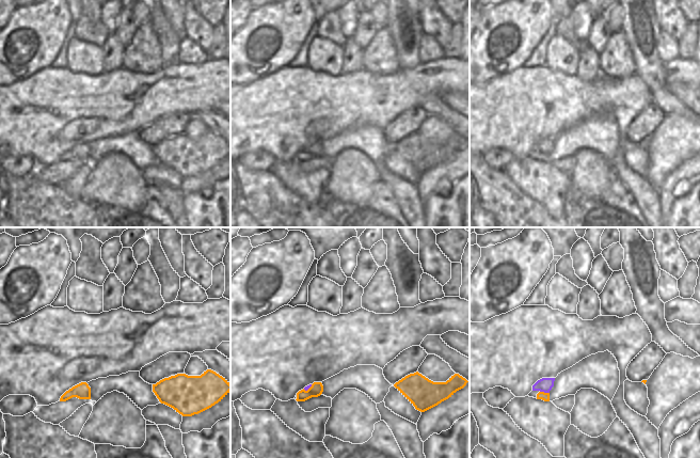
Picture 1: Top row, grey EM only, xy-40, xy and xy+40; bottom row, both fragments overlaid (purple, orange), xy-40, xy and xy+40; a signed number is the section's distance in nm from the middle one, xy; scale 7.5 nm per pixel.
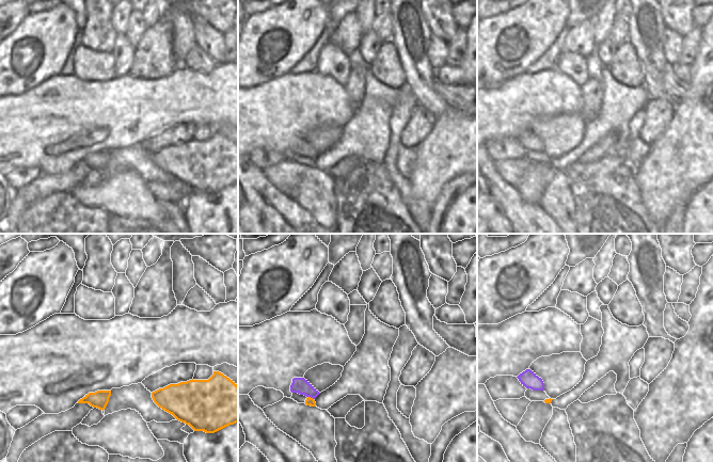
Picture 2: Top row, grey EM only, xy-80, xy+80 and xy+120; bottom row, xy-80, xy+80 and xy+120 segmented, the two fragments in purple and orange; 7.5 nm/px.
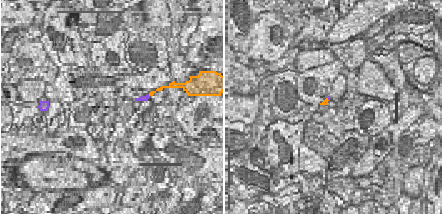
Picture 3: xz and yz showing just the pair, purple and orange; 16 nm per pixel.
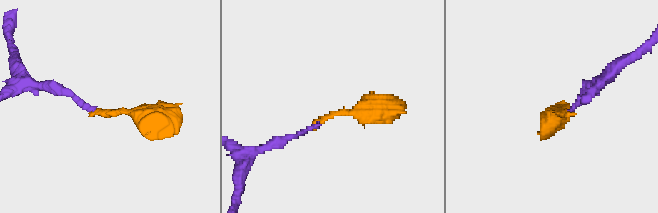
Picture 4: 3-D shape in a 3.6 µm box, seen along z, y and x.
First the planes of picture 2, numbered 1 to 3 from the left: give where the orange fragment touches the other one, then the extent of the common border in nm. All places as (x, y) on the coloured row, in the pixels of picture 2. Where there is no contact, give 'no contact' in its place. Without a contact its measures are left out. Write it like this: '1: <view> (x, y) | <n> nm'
1: no contact
2: xy+80 (311, 397) | 50 nm
3: no contact

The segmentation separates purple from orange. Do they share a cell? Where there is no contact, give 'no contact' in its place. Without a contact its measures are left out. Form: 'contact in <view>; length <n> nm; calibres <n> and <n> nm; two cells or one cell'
contact in xy+40; length 70 nm; calibres 110 and 60 nm; one cell

